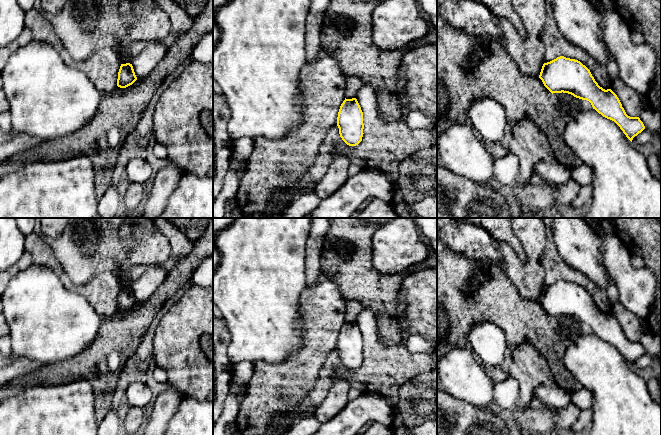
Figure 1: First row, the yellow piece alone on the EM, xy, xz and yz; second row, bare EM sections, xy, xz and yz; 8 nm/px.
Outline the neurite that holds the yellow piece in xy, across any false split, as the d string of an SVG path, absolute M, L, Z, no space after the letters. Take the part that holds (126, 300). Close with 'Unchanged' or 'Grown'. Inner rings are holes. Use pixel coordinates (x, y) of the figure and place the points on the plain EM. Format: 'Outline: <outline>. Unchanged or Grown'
Outline: M121 288L118 296L117 310L120 312L126 312L132 309L136 304L137 301L132 288Z. Unchanged

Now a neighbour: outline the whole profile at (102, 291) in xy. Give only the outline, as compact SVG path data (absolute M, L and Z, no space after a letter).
M35 233L25 235L25 252L31 254L32 264L50 268L68 291L82 295L103 318L110 317L117 311L121 284L113 273L103 272L85 284L74 284L52 249Z

